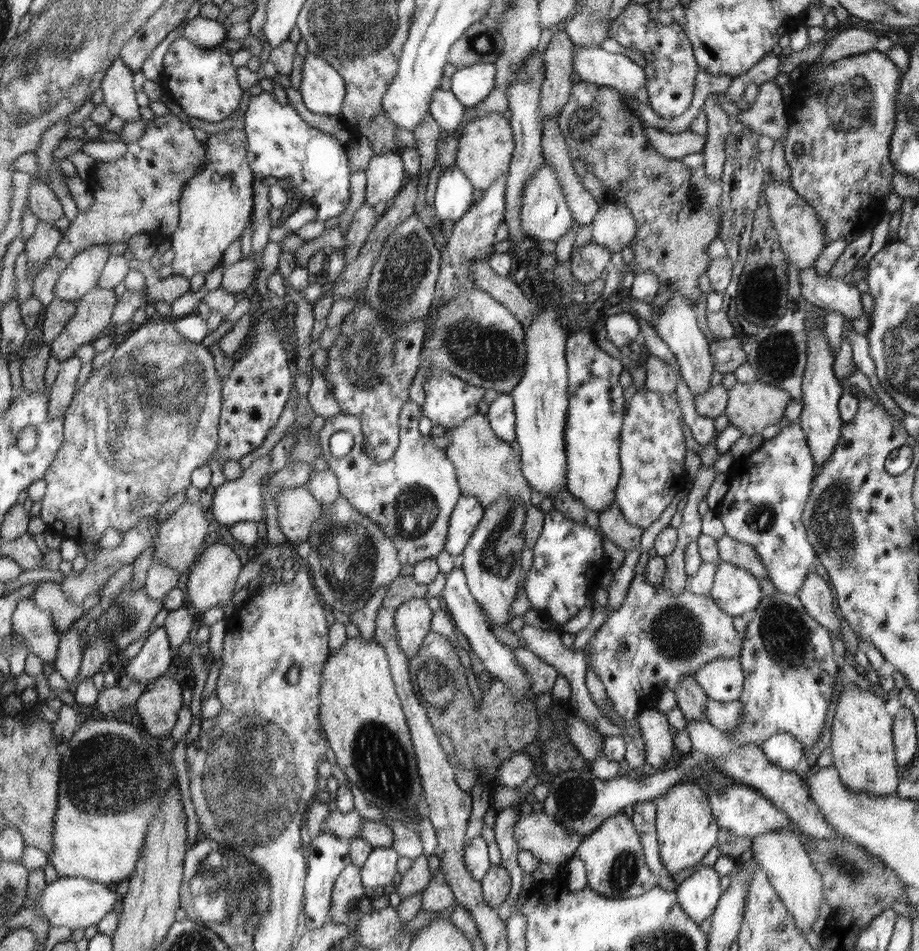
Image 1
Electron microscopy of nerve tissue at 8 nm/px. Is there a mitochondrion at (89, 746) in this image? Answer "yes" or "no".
yes

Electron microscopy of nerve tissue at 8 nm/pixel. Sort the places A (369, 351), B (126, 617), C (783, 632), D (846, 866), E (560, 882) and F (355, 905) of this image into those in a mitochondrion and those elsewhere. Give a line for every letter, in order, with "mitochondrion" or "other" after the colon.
A: mitochondrion
B: mitochondrion
C: mitochondrion
D: mitochondrion
E: other
F: mitochondrion

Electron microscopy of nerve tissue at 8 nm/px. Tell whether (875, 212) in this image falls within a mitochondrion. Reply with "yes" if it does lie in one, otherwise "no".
no

